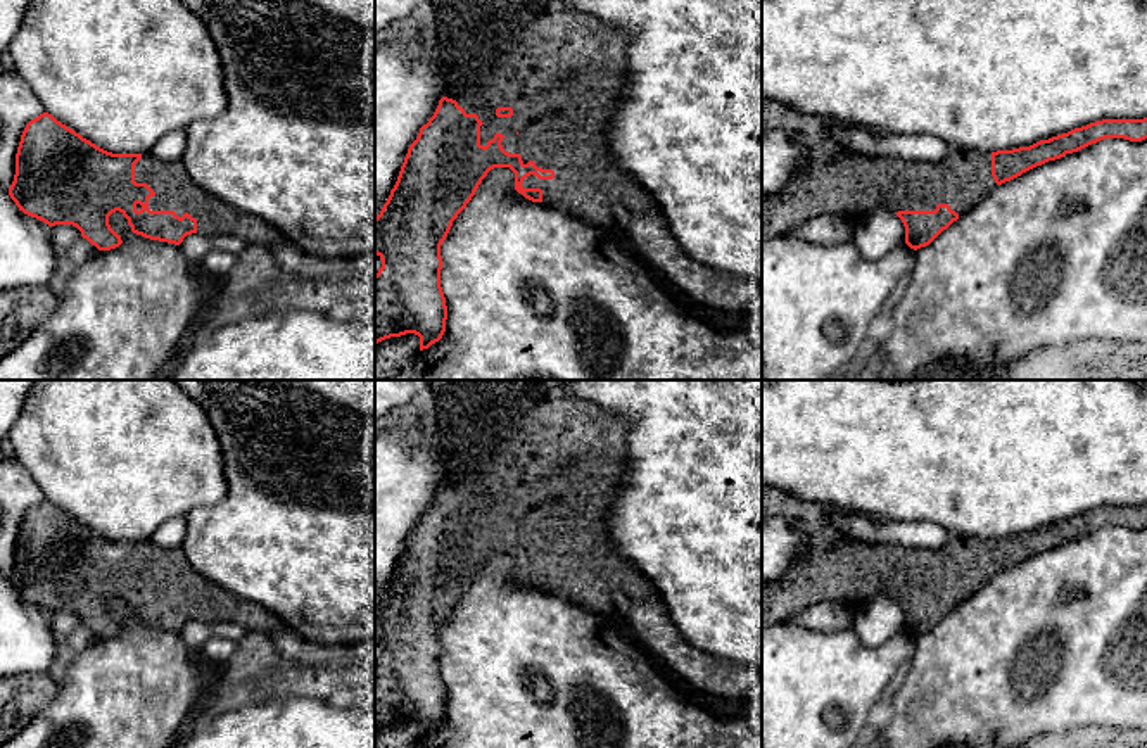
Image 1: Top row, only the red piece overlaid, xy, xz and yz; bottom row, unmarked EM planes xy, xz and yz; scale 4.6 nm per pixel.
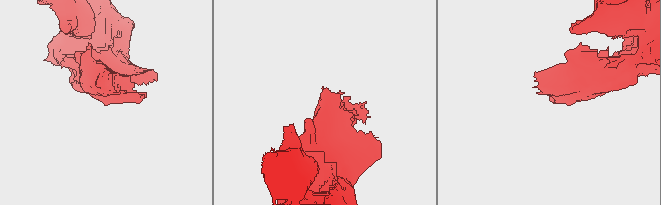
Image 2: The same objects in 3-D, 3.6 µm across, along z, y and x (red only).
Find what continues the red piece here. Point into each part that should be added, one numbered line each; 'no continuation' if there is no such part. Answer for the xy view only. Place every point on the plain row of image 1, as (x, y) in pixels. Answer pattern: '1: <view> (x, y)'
1: xy (175, 577)

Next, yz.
1: yz (833, 569)

